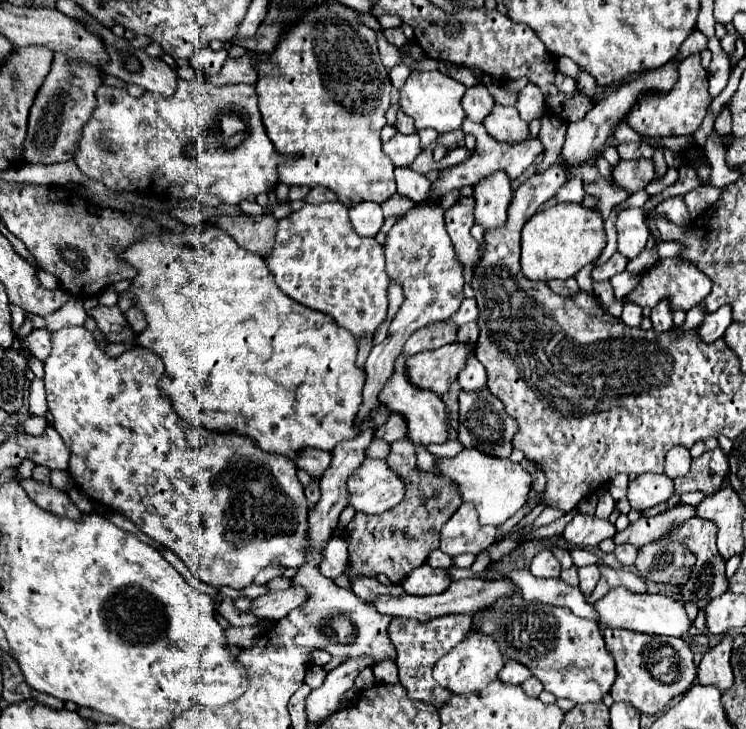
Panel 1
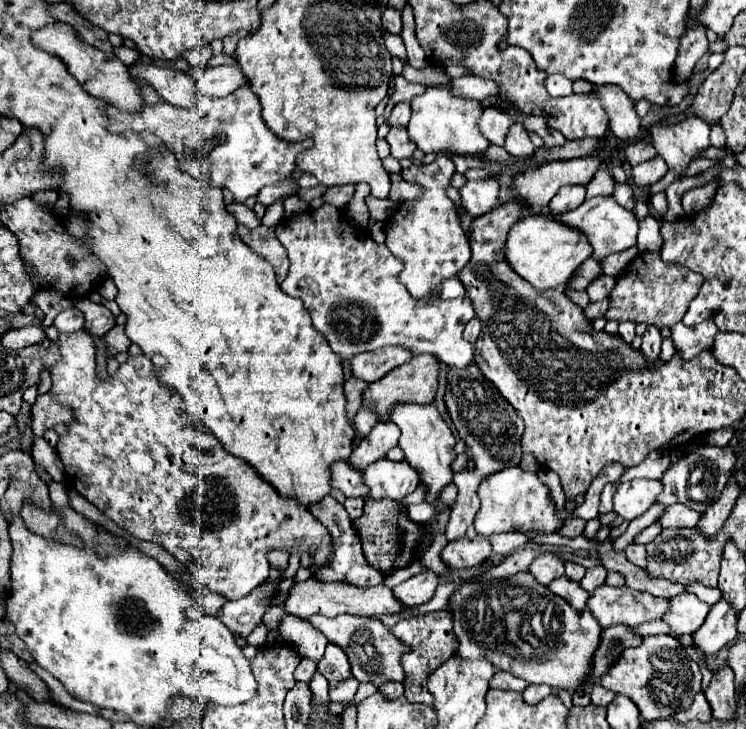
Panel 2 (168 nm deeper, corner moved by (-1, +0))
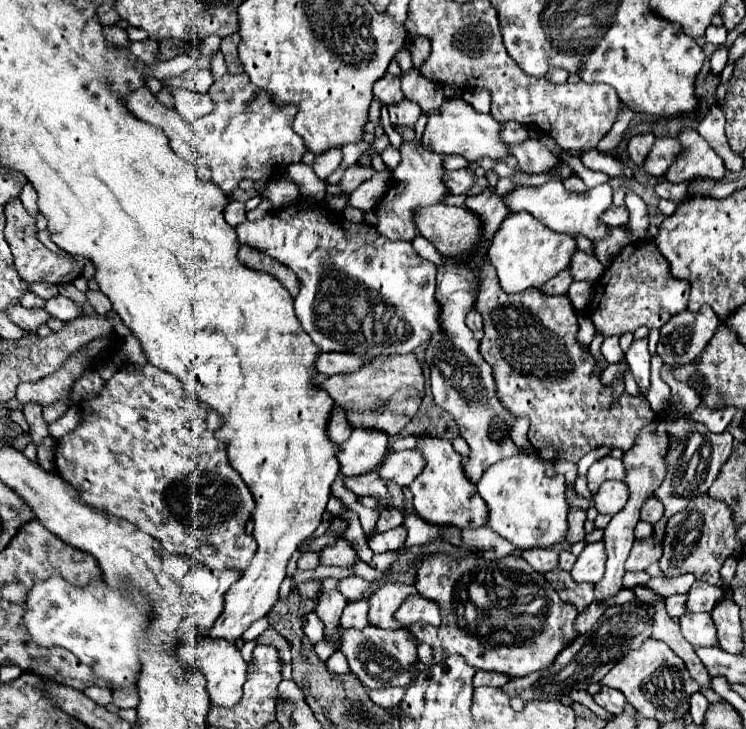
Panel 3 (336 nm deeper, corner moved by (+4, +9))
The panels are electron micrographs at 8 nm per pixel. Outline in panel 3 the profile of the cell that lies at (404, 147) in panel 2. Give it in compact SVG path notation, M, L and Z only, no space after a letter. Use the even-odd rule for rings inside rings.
M407 98L403 102L399 102L399 104L389 104L387 110L389 110L391 122L397 124L397 126L413 126L417 122L419 114L423 112L417 102L407 100Z

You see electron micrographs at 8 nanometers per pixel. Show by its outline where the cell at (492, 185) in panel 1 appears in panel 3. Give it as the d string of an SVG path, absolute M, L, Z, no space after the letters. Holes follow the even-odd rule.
M455 170L455 172L447 172L447 176L443 176L443 182L447 184L447 190L451 194L467 194L469 186L473 184L473 174L469 174L467 170Z

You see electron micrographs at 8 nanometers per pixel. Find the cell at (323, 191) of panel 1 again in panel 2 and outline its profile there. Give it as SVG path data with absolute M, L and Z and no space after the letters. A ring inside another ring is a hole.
M344 185L344 187L328 187L326 193L322 195L324 203L334 205L338 209L342 209L354 195L354 187L352 185Z

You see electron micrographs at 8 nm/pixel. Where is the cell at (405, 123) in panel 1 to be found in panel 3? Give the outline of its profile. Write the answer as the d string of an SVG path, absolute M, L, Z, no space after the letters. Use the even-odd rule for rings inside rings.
M385 74L383 80L377 80L377 82L375 82L375 88L373 88L373 96L375 96L375 100L379 100L381 104L397 104L397 102L401 102L405 96L403 96L403 92L401 92L399 76Z

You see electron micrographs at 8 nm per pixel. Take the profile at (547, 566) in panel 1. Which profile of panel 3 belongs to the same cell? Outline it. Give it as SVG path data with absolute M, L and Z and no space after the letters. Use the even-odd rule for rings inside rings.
M529 548L523 552L523 558L533 566L535 572L545 574L557 568L559 564L559 554L553 548Z

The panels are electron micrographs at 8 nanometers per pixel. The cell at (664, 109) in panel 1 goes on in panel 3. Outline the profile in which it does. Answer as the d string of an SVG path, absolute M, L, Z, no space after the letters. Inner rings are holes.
M683 130L677 138L685 146L685 150L675 160L675 164L667 170L665 180L673 182L673 184L679 184L679 182L691 182L695 178L721 180L725 176L727 168L723 164L723 160L699 136L699 132Z

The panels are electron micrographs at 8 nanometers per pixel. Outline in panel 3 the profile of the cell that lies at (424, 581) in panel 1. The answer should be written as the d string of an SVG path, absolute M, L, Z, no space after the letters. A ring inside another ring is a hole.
M387 582L369 598L369 624L383 628L383 630L397 630L401 628L399 620L395 620L397 608L403 600L411 594L417 594L413 584L395 584Z

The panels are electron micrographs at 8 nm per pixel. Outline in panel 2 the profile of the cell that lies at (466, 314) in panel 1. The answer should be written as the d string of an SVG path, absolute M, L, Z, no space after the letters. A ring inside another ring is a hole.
M322 205L318 209L308 209L302 215L288 217L278 223L278 239L288 251L290 259L290 271L284 285L284 291L290 297L300 297L308 313L312 315L314 327L324 333L324 337L330 341L330 347L334 353L338 353L342 359L354 357L364 351L374 351L384 345L402 345L408 347L414 355L420 353L432 353L440 361L444 361L450 367L466 369L474 363L474 349L472 343L464 341L462 331L466 323L474 317L474 309L468 297L464 299L450 299L450 301L416 301L410 297L406 287L396 279L402 261L392 257L388 253L386 245L374 243L368 233L362 233L348 225L348 221L342 217L342 213L332 205Z

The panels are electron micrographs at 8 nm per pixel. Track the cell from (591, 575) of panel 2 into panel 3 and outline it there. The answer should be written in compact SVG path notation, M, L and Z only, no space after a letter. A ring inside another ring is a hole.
M603 542L587 544L583 548L583 552L579 554L573 570L571 570L571 576L573 576L575 582L597 584L603 578L605 562L607 562L607 554L605 554Z

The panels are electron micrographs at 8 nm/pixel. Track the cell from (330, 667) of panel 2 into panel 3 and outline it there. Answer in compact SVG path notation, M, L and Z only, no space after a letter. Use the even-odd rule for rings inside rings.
M323 578L321 580L321 598L319 598L319 606L317 606L317 616L323 620L325 624L325 636L333 638L333 634L337 632L339 626L339 618L341 612L347 604L347 598L339 592L337 588L339 580L337 578Z

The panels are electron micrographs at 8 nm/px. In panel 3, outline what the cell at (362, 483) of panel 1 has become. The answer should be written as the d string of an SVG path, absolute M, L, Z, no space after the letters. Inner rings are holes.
M403 450L403 452L387 454L377 472L383 480L391 480L399 486L409 486L419 476L419 472L423 472L423 468L425 468L425 460L421 452Z

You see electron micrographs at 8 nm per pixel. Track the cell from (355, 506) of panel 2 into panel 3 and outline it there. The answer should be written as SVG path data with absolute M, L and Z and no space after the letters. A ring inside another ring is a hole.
M423 436L417 450L425 456L427 466L409 486L415 498L415 510L431 524L453 524L457 528L479 528L487 522L487 504L477 492L477 486L467 478L463 470L463 456L455 452L449 440L437 436Z

